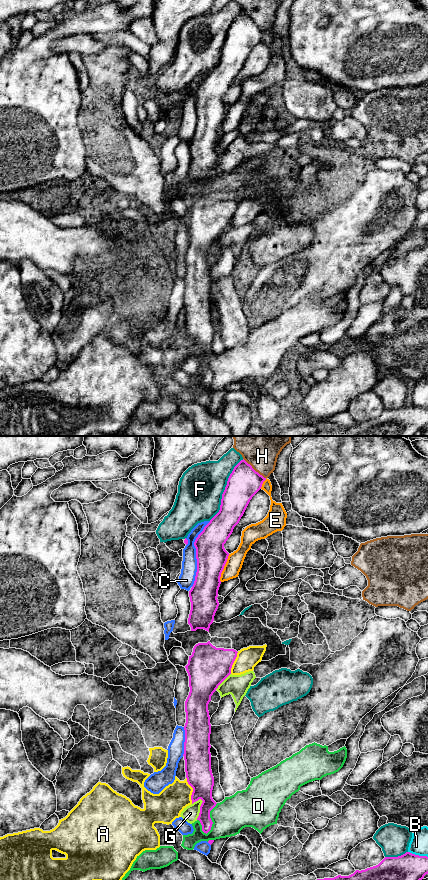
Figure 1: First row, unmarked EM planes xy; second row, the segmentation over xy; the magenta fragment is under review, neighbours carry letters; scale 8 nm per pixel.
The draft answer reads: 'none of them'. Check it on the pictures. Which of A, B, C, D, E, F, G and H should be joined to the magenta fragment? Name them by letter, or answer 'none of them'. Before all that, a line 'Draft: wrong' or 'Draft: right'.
Draft: wrong
G

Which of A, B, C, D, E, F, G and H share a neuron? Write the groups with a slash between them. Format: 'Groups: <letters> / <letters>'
Groups: A / B / C / D / E / F / G / H

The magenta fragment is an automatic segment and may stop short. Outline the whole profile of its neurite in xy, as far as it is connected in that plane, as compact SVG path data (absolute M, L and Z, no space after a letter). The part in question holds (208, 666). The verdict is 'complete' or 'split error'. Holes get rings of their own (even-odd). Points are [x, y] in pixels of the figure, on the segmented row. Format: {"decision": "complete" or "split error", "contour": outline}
{"decision": "complete", "contour": "M210 641L198 643L185 666L190 692L185 701L183 756L187 782L193 788L192 804L199 799L203 801L197 820L206 834L213 824L210 811L217 804L212 798L214 777L211 770L208 704L218 686L231 674L237 653L234 649L216 648Z"}

